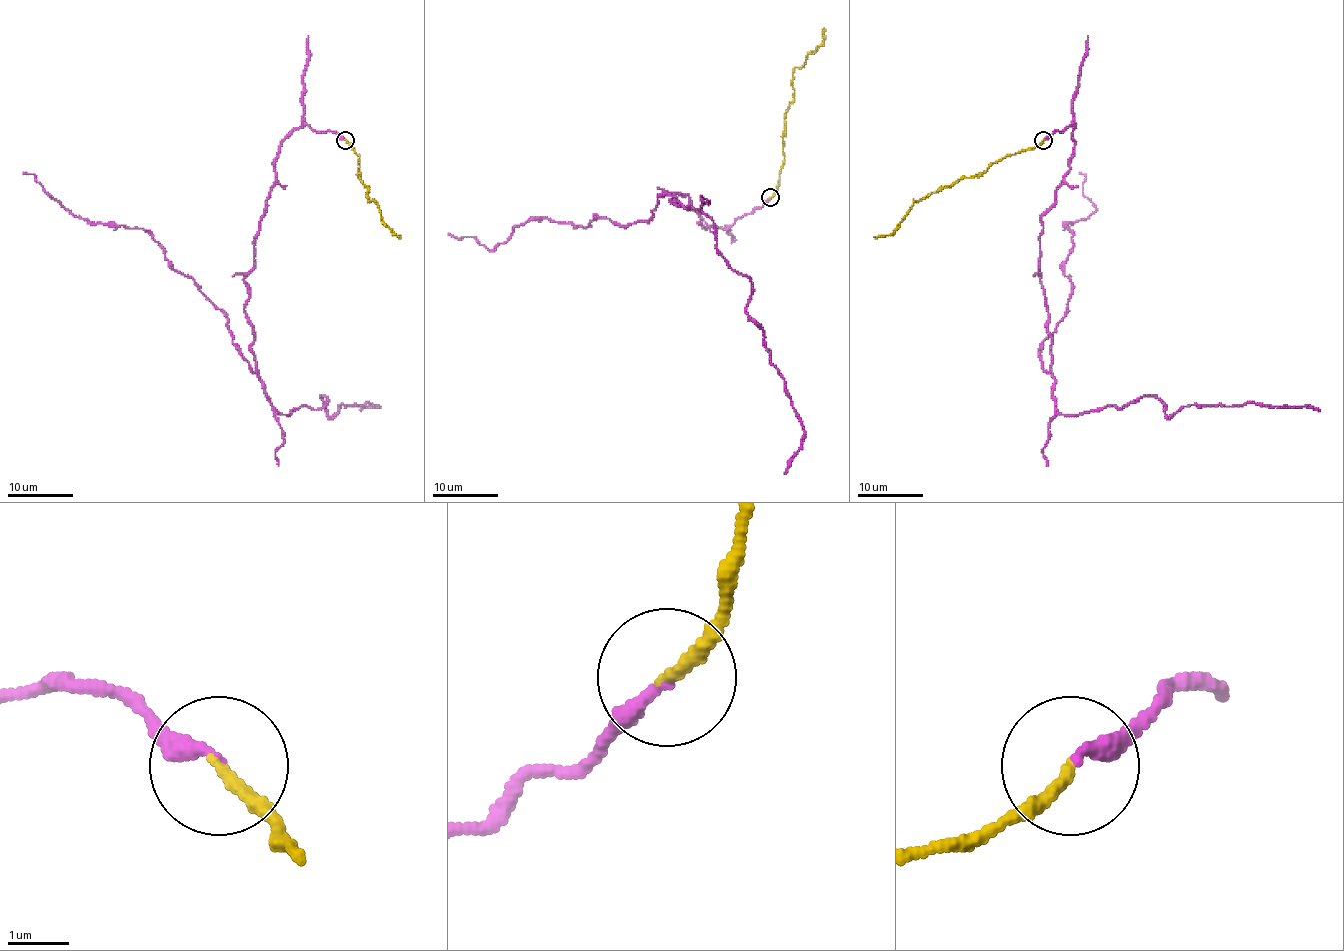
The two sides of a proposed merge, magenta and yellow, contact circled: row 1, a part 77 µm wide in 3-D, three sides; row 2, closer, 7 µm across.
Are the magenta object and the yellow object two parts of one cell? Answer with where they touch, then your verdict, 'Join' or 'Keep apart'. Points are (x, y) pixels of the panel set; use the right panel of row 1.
Place: (1043, 140). Join

